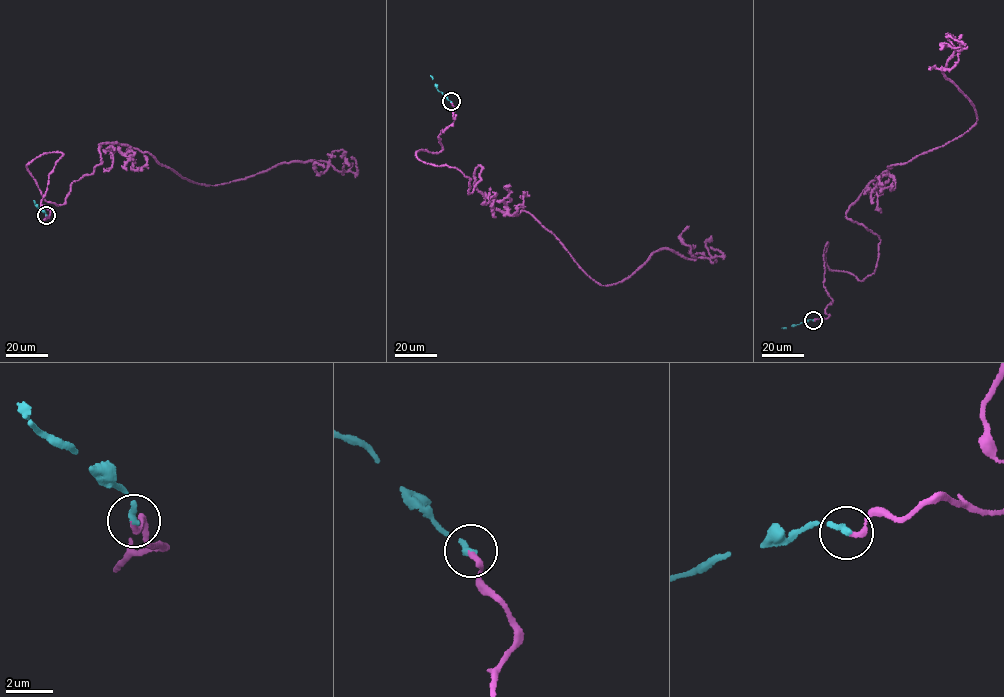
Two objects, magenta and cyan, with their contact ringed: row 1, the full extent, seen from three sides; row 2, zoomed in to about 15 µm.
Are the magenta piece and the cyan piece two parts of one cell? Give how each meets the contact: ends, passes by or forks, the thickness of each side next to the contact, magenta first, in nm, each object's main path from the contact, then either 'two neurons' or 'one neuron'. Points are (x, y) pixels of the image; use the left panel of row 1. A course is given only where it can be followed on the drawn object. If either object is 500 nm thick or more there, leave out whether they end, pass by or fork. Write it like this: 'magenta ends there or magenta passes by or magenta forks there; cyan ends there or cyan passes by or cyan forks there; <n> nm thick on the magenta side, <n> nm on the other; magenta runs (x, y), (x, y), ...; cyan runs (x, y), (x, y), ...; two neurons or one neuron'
magenta ends there; cyan ends there; 240 nm thick on the magenta side, 280 nm on the other; magenta runs (46, 215), (63, 154), (43, 153), (26, 166), (56, 204), (104, 143), (209, 185), (325, 167); cyan runs (46, 215), (33, 201); one neuron

